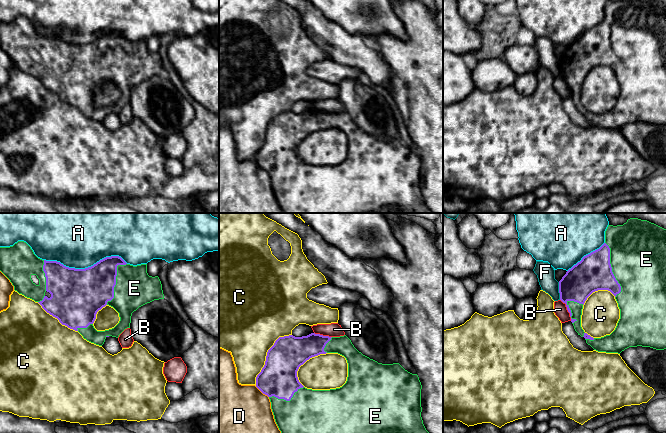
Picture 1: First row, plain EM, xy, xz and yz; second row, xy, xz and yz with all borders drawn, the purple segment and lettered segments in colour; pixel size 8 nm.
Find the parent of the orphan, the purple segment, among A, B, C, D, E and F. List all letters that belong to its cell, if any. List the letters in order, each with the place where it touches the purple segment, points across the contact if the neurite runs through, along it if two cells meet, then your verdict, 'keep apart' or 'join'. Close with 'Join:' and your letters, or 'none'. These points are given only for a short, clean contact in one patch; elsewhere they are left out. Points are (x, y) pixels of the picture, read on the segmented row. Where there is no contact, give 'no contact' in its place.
A: xy (86, 268) | keep apart
B: yz (567, 309) | along yz (560, 299), (565, 304), (571, 320) | keep apart
C: xz (267, 355) | keep apart
D: xz (262, 392) | keep apart
E: yz (611, 270) | join
F: yz (559, 291) | along yz (558, 282), (560, 299) | keep apart
Join: E

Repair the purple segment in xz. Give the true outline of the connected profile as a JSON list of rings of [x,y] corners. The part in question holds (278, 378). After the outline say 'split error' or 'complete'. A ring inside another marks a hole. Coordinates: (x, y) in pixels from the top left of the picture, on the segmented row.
[[[311,333],[302,337],[279,337],[267,352],[265,365],[256,377],[256,387],[269,397],[281,433],[429,433],[421,417],[422,385],[418,375],[408,372],[399,363],[382,364],[370,359],[359,352],[346,335],[329,337]],[[326,353],[338,353],[346,358],[346,383],[330,390],[305,388],[297,377],[299,367],[310,358]]]; split error

